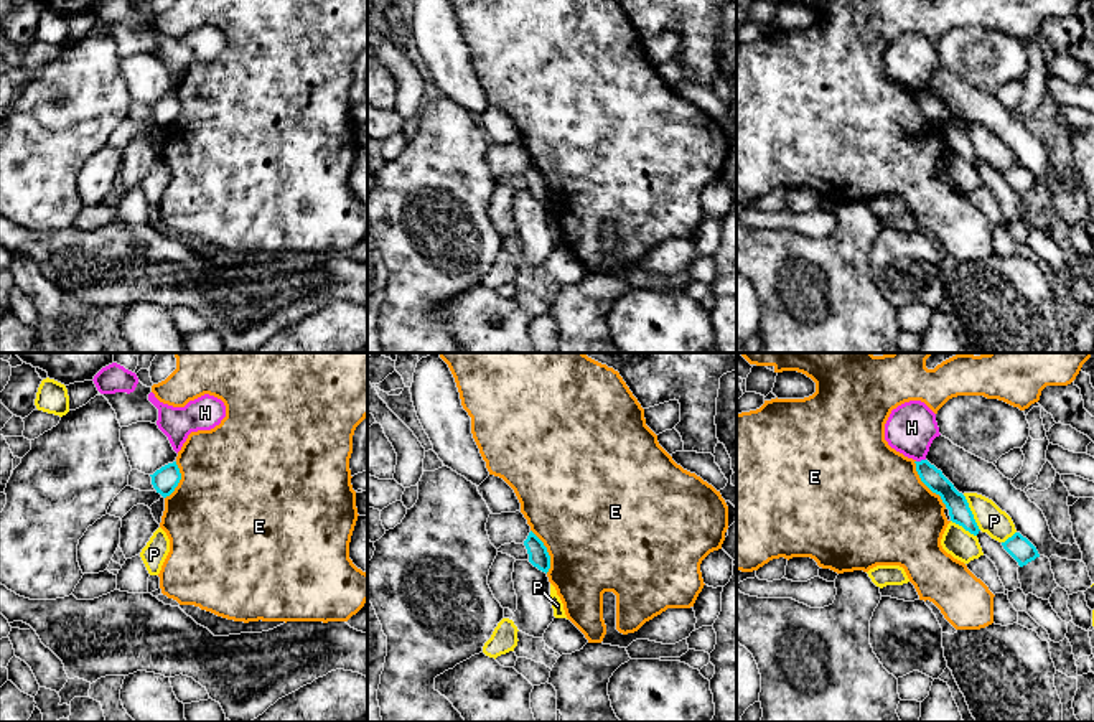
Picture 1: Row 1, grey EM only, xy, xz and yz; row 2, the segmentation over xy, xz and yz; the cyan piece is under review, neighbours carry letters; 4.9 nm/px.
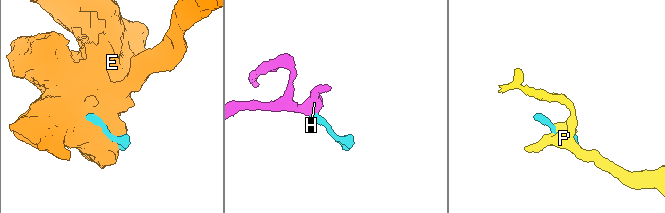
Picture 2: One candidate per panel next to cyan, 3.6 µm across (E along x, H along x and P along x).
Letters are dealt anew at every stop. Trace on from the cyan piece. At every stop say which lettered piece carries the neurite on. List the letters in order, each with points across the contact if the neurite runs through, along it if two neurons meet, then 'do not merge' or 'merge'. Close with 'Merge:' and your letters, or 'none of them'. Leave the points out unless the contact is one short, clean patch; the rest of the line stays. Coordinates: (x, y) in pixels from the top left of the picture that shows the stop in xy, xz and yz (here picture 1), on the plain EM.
E: do not merge
H: border along yz (925, 89), (916, 93); do not merge
P: do not merge
Merge: none of them

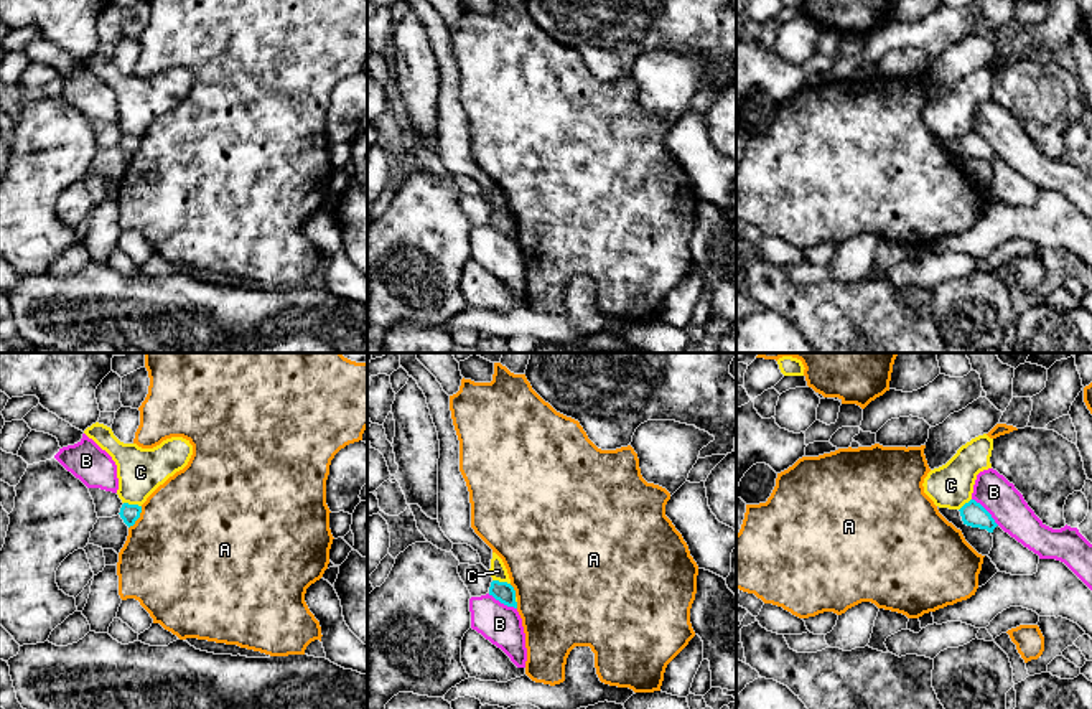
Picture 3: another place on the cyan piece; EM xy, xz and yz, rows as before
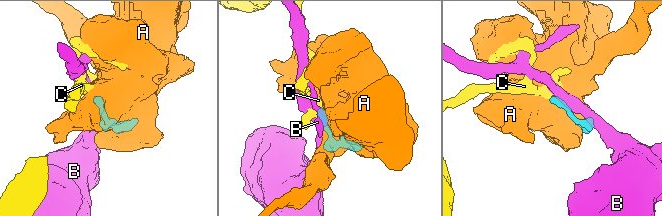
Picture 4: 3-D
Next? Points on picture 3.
A: do not merge
B: do not merge
C: border along xy (124, 132), (140, 137); do not merge
Merge: none of them

